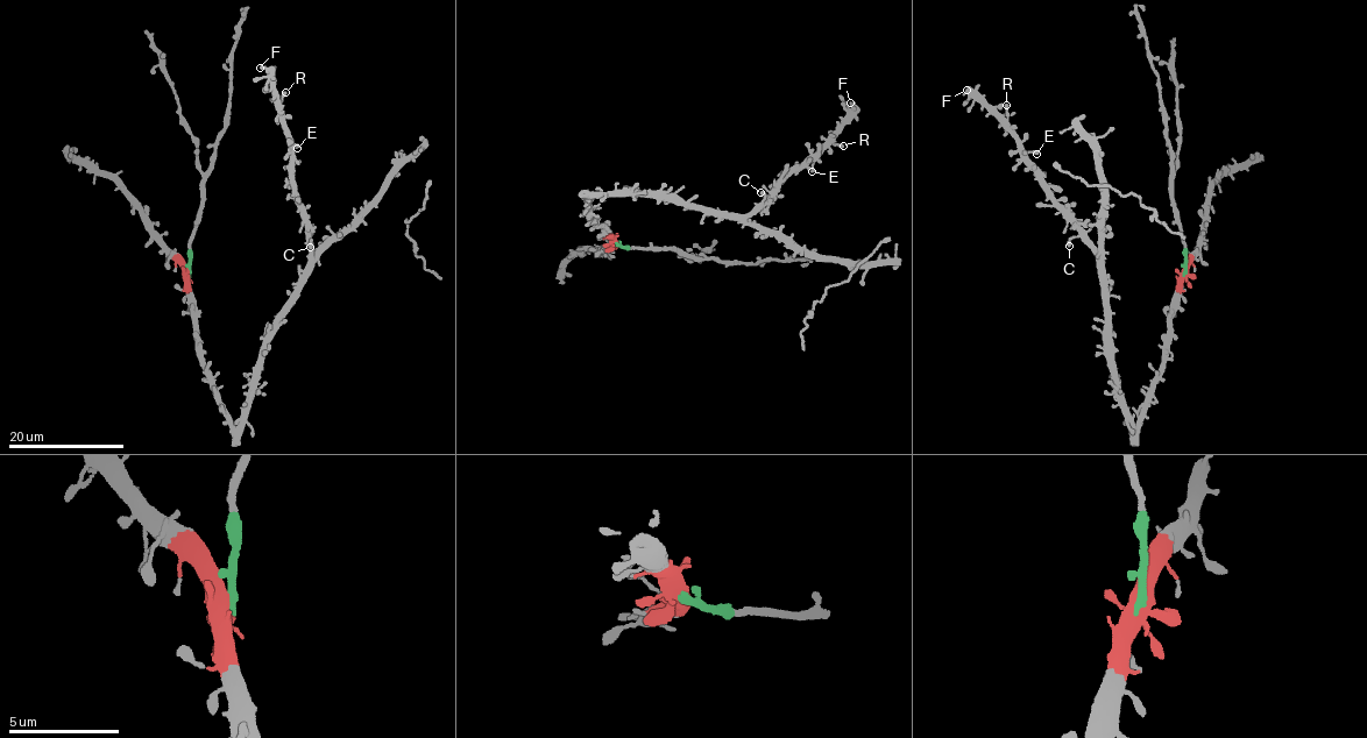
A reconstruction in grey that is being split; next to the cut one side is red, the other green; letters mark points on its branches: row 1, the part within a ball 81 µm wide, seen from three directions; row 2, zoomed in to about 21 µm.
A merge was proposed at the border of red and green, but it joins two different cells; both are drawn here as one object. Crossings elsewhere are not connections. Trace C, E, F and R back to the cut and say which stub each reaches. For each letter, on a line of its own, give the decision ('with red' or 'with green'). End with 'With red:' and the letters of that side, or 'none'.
C: with red
E: with red
F: with red
R: with red
With red: C, E, F, R

